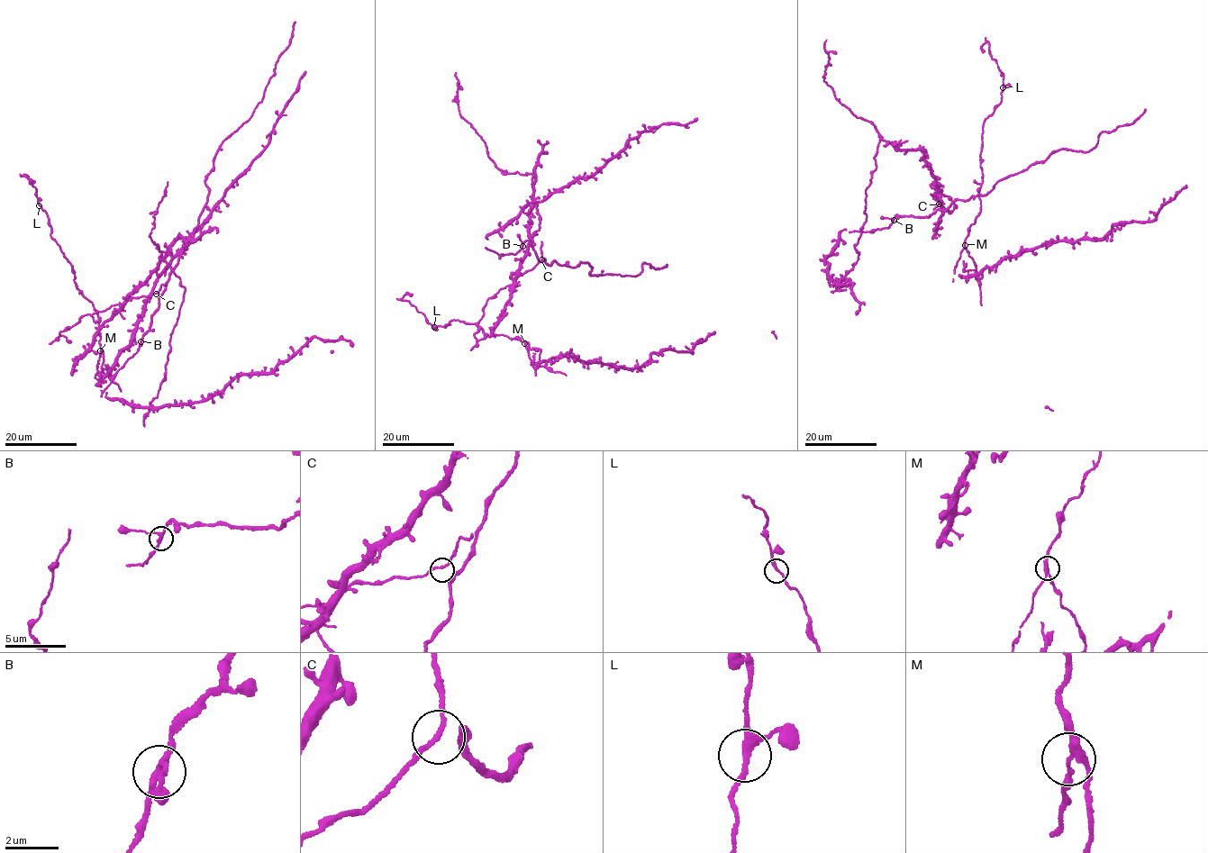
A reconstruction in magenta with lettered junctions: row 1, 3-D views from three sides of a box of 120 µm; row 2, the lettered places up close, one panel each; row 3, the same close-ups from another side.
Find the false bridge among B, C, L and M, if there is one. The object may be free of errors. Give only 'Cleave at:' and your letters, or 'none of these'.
Cleave at: M

